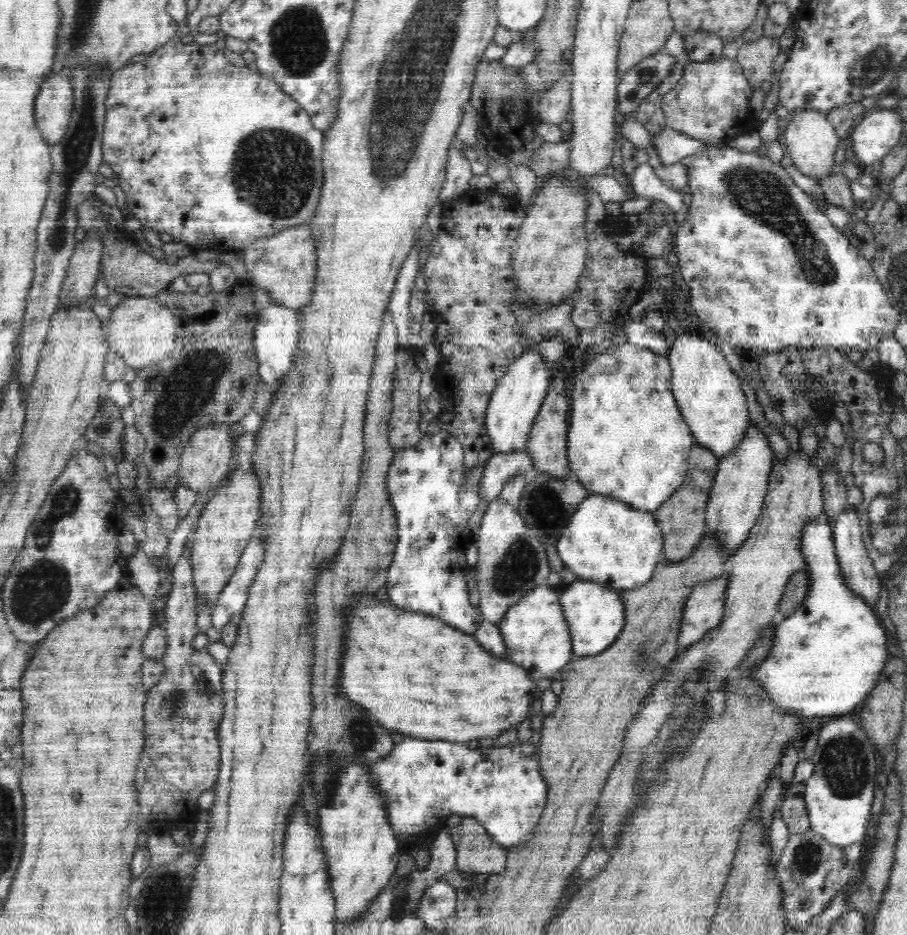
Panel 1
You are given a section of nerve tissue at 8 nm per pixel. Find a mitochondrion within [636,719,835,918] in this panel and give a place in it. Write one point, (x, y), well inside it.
(806, 858)

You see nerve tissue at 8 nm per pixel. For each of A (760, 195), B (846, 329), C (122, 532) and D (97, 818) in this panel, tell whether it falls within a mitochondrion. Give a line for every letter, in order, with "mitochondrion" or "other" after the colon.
A: mitochondrion
B: other
C: other
D: other

